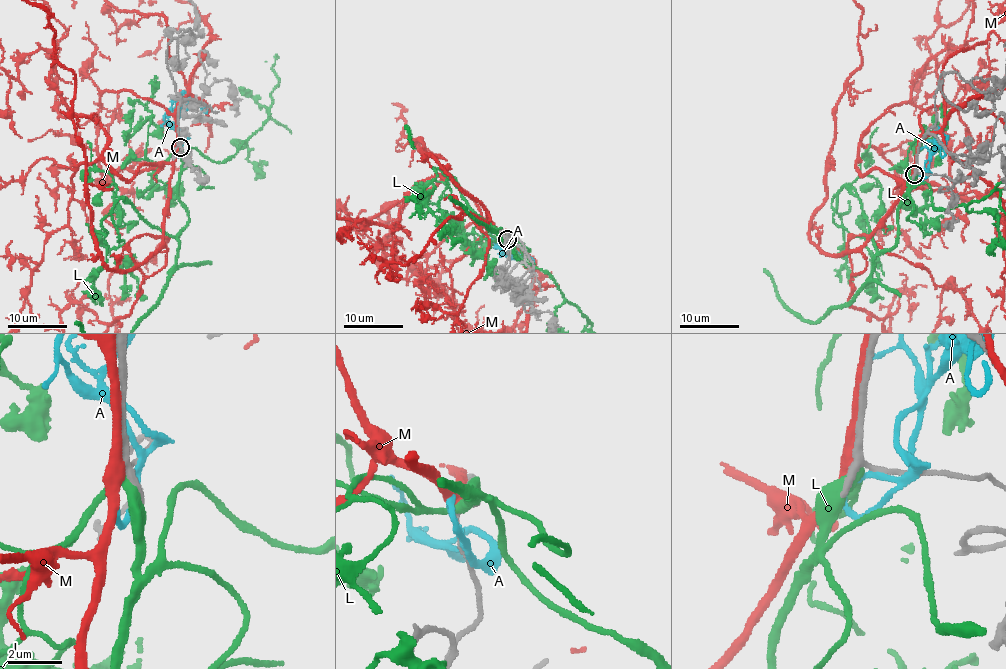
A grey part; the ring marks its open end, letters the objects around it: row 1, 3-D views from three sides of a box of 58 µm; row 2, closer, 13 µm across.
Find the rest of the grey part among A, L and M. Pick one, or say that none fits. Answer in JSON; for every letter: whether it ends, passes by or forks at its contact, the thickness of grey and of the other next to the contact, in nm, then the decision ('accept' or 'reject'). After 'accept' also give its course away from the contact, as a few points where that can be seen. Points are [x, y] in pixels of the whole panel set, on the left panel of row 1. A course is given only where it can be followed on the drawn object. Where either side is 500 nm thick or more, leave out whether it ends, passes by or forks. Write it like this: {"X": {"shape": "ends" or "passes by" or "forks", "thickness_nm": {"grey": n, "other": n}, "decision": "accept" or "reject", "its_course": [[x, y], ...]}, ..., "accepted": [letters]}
{"A": {"shape": "forks", "thickness_nm": {"grey": 190, "other": 200}, "decision": "reject"}, "L": {"shape": "passes by", "thickness_nm": {"grey": 280, "other": 400}, "decision": "accept", "its_course": [[181, 147], [188, 220], [176, 237], [130, 202], [111, 211], [124, 242], [109, 254], [146, 298]]}, "M": {"shape": "passes by", "thickness_nm": {"grey": 240, "other": 360}, "decision": "reject"}, "accepted": ["L"]}

